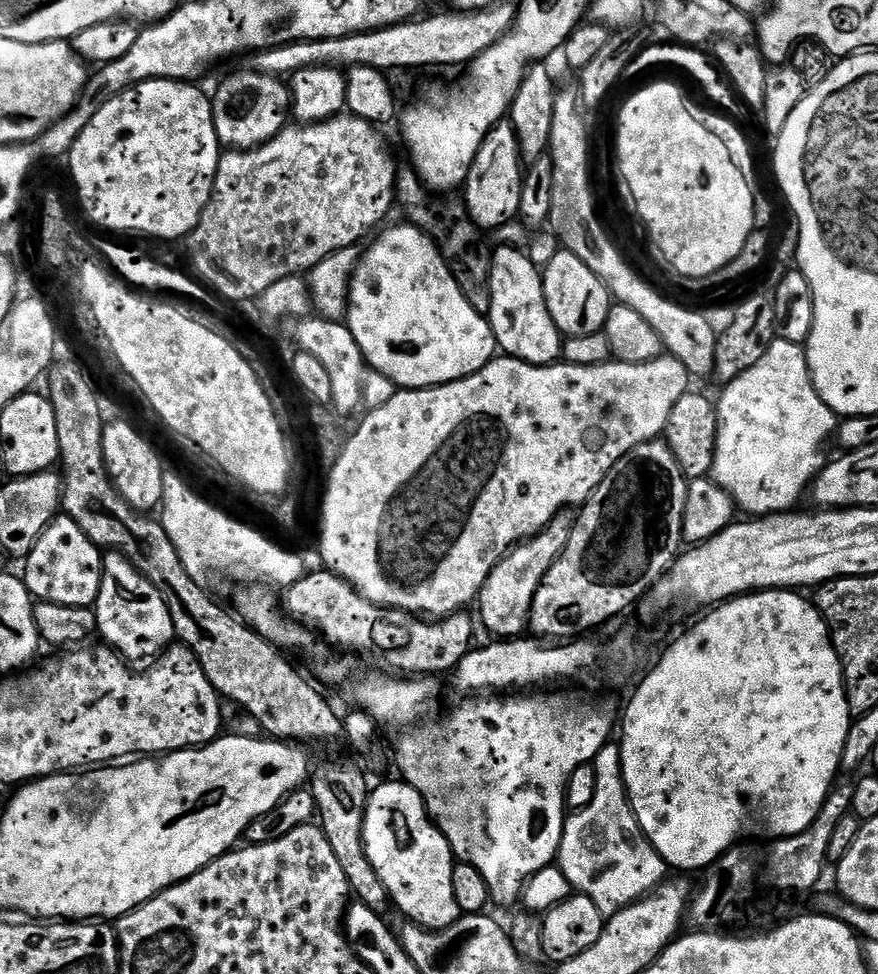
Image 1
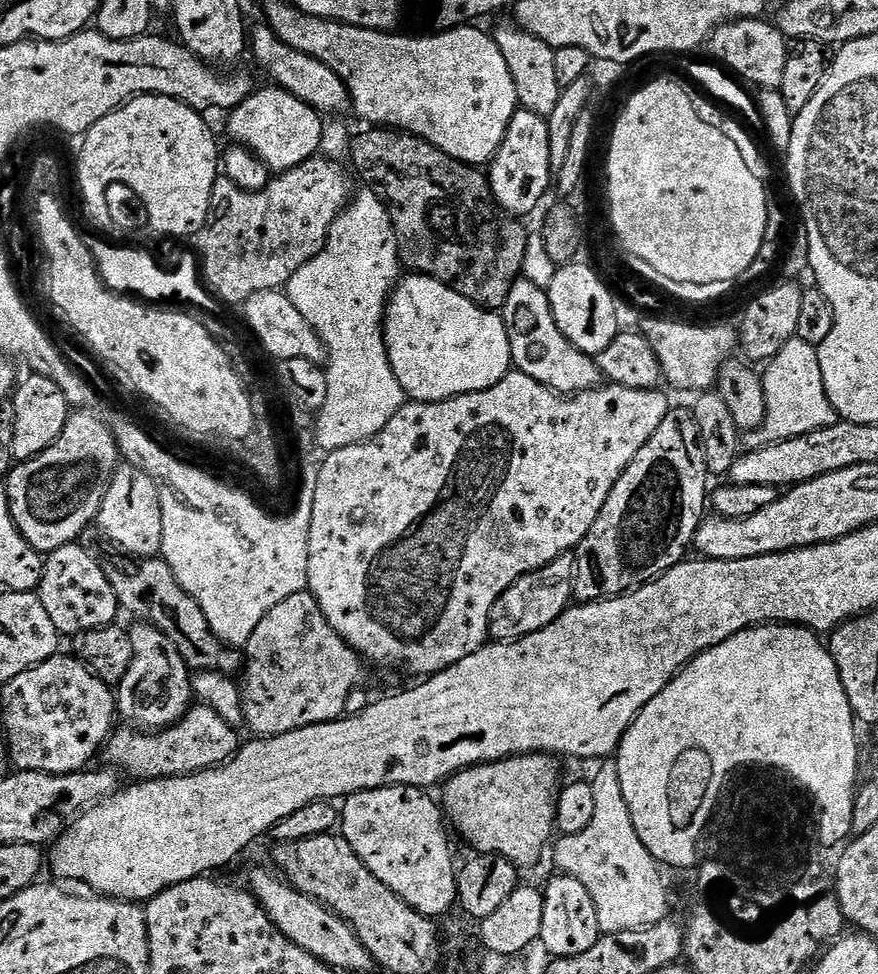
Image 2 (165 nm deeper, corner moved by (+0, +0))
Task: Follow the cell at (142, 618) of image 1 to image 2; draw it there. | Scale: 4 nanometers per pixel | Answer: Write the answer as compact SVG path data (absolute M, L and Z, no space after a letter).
M143 622L133 625L130 635L134 656L130 658L130 670L126 670L126 678L122 678L115 693L116 707L119 715L128 719L125 721L129 725L141 730L170 728L193 707L193 673L182 654L178 654L174 642L170 642L162 630Z

